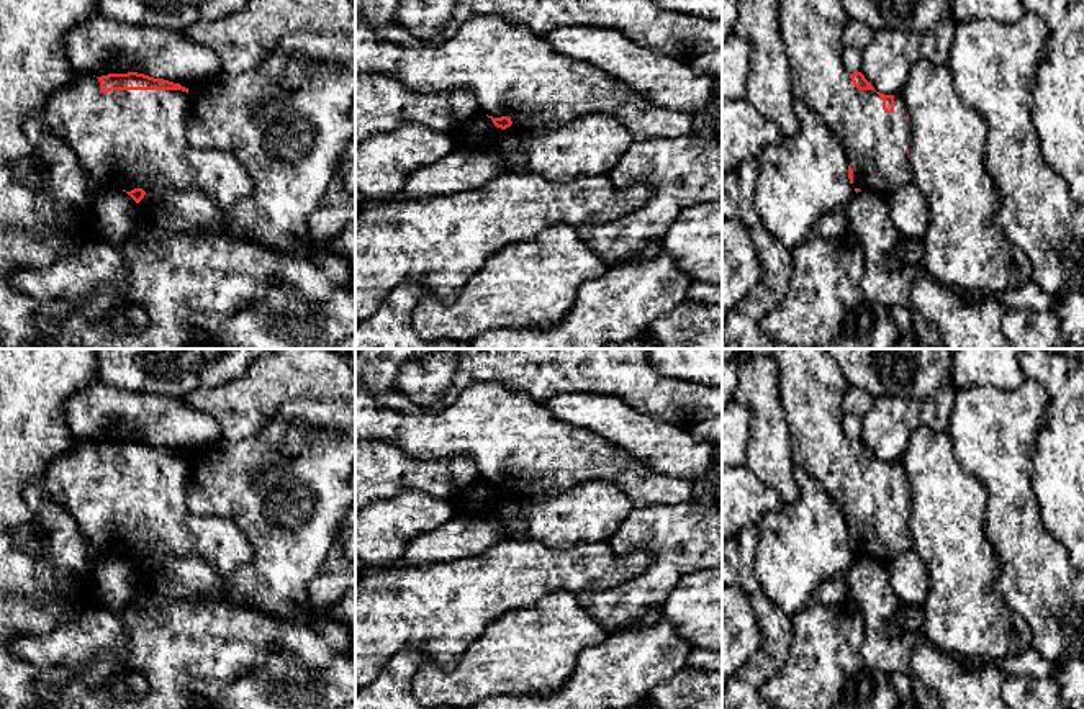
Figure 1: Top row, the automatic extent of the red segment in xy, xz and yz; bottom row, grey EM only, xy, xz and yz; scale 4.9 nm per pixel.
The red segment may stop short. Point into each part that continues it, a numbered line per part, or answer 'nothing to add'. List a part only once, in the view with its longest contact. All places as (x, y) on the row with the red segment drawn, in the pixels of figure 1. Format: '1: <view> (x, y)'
1: xy (126, 139)

